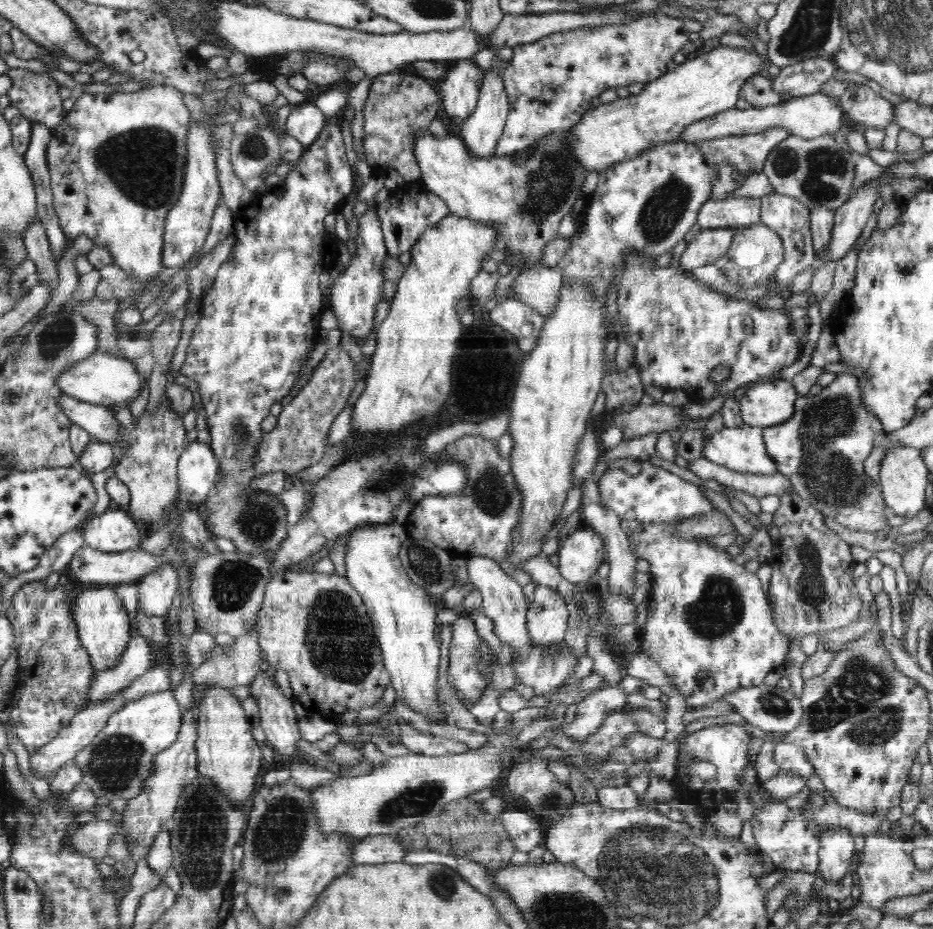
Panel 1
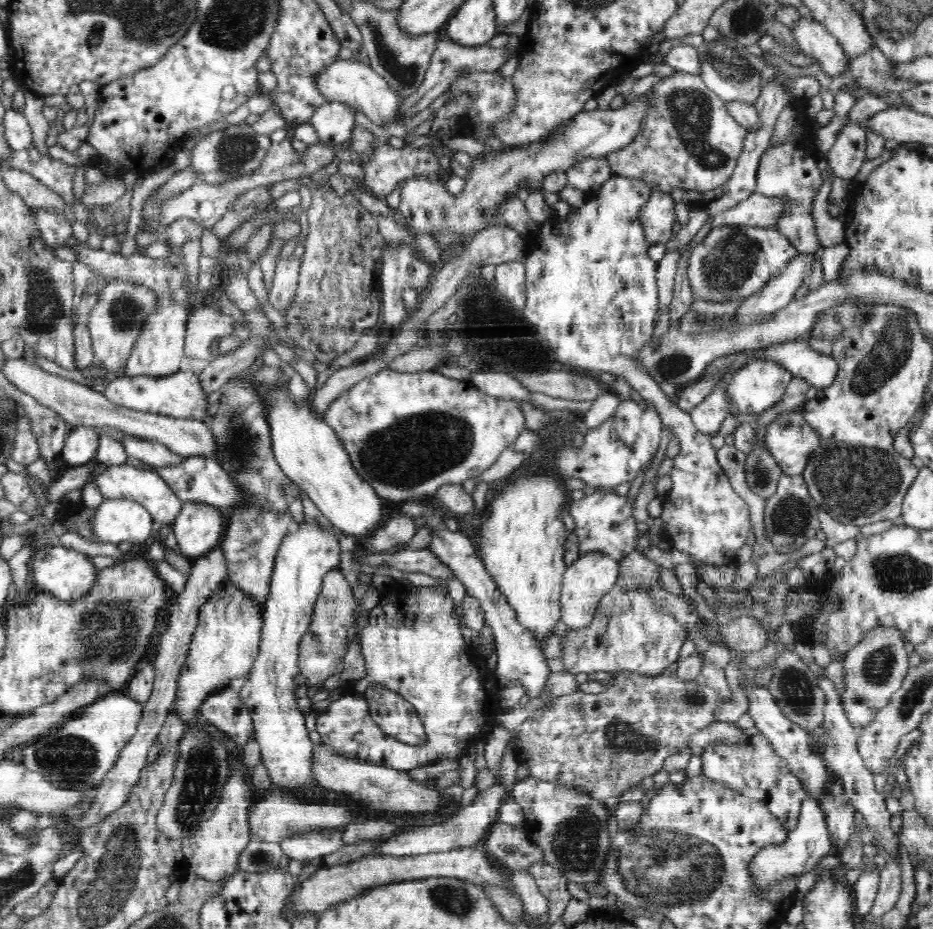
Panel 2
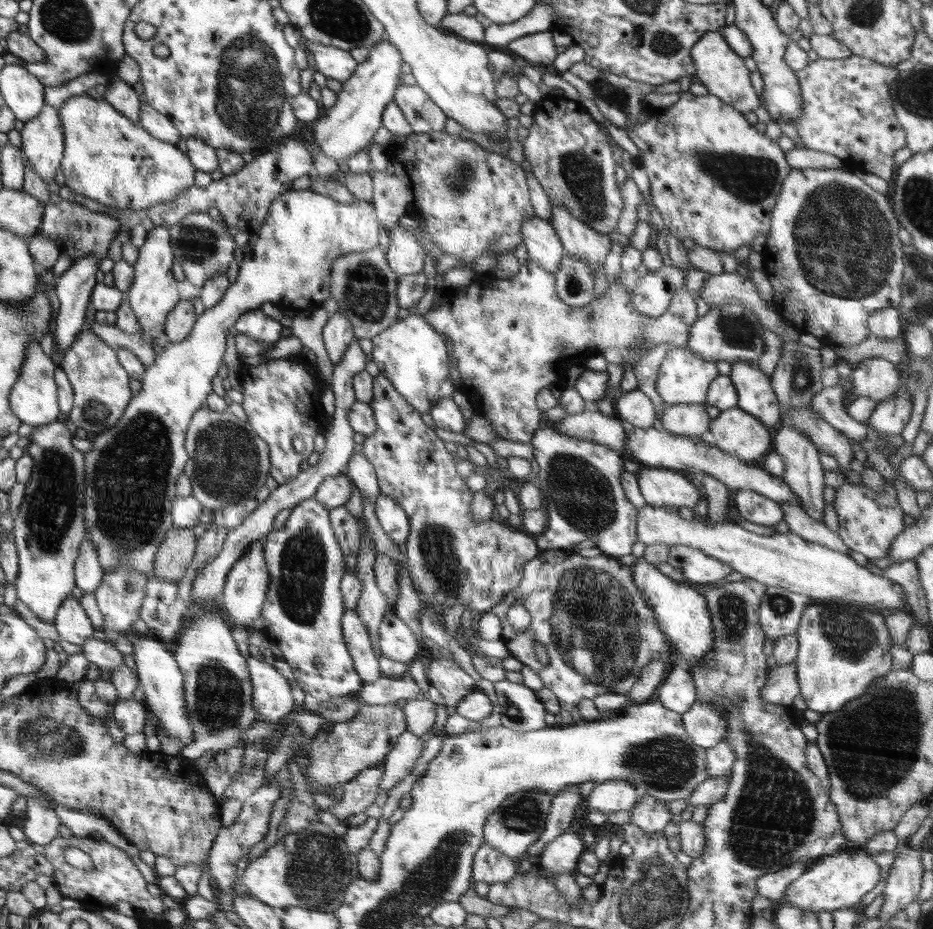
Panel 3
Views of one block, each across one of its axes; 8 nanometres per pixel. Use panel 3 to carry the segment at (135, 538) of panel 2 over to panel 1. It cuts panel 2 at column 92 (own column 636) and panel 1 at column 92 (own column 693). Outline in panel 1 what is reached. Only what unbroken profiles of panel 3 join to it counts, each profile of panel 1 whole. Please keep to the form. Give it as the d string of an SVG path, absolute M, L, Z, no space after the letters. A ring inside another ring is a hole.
M109 507L100 516L81 525L80 529L86 545L108 553L137 549L144 537L140 524L124 508Z

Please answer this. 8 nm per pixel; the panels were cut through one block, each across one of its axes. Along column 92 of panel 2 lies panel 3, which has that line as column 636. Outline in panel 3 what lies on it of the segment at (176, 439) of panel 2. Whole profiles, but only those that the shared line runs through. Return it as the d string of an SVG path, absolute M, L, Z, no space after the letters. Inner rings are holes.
M640 389L621 393L615 401L616 416L634 427L650 428L657 421L652 400Z

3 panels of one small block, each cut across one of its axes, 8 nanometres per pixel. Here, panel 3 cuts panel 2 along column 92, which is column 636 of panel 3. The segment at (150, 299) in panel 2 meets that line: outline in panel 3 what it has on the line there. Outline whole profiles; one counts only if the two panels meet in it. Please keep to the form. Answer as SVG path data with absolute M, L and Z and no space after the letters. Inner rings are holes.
M528 259L526 264L519 268L519 272L513 278L498 277L498 282L486 282L486 286L482 286L482 282L474 282L474 285L470 284L464 288L453 288L453 300L444 303L434 301L431 309L427 311L426 314L423 314L427 323L430 323L434 327L434 330L437 330L441 334L441 337L445 342L446 338L452 340L452 346L454 346L453 356L458 362L457 367L461 376L459 389L462 394L466 394L466 398L469 398L470 402L473 403L473 406L476 408L476 413L478 415L485 415L486 420L490 422L491 426L493 426L501 439L531 444L531 438L534 436L534 433L543 425L541 412L537 407L538 393L543 388L557 387L560 382L564 381L568 368L574 364L583 364L584 360L588 359L590 356L601 354L609 364L621 365L625 364L623 358L625 351L633 350L633 348L639 346L639 344L645 344L645 346L649 346L649 348L657 347L662 344L662 342L668 342L671 348L686 348L688 346L687 342L690 336L691 326L698 320L699 316L697 313L698 300L690 295L686 286L682 285L681 289L676 291L668 308L658 318L650 318L641 315L633 305L633 302L631 301L631 291L628 290L625 285L625 278L623 277L625 273L626 272L623 272L622 270L619 275L617 275L615 283L608 283L606 292L599 298L596 297L586 306L571 307L565 302L562 302L562 299L557 295L555 289L555 276L550 271L542 268L537 262L532 262Z

